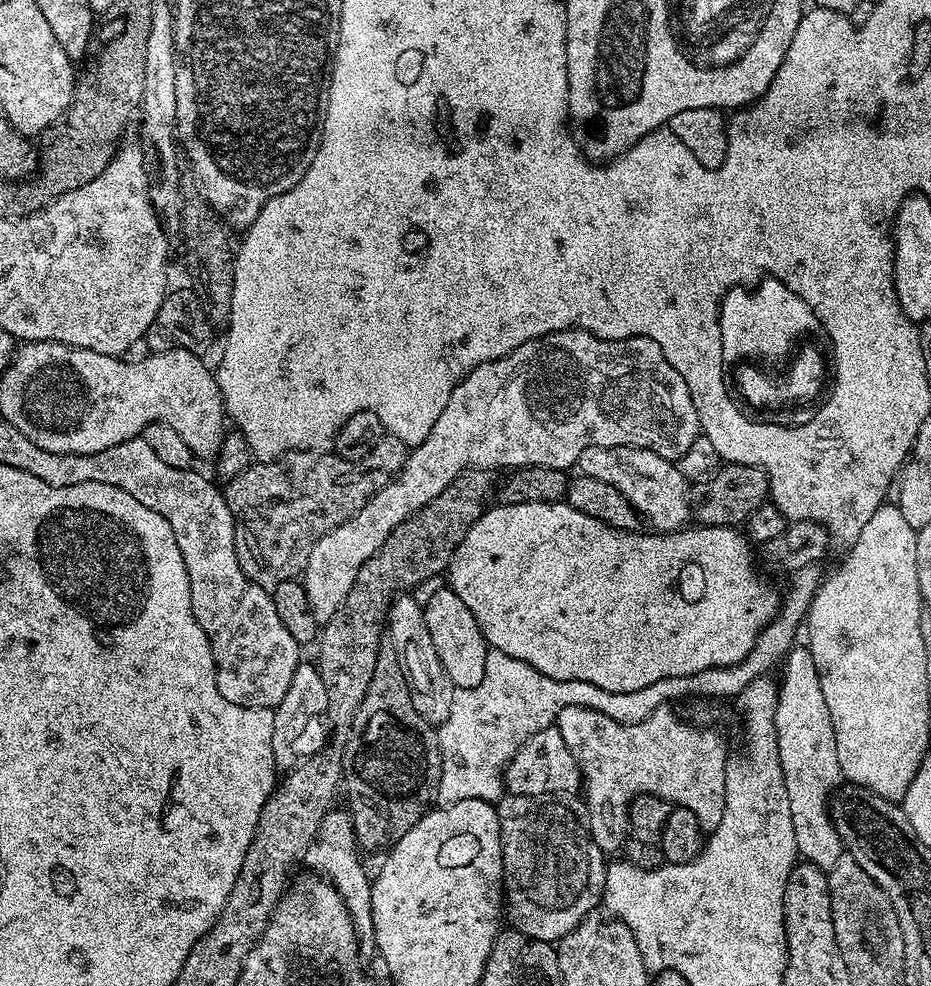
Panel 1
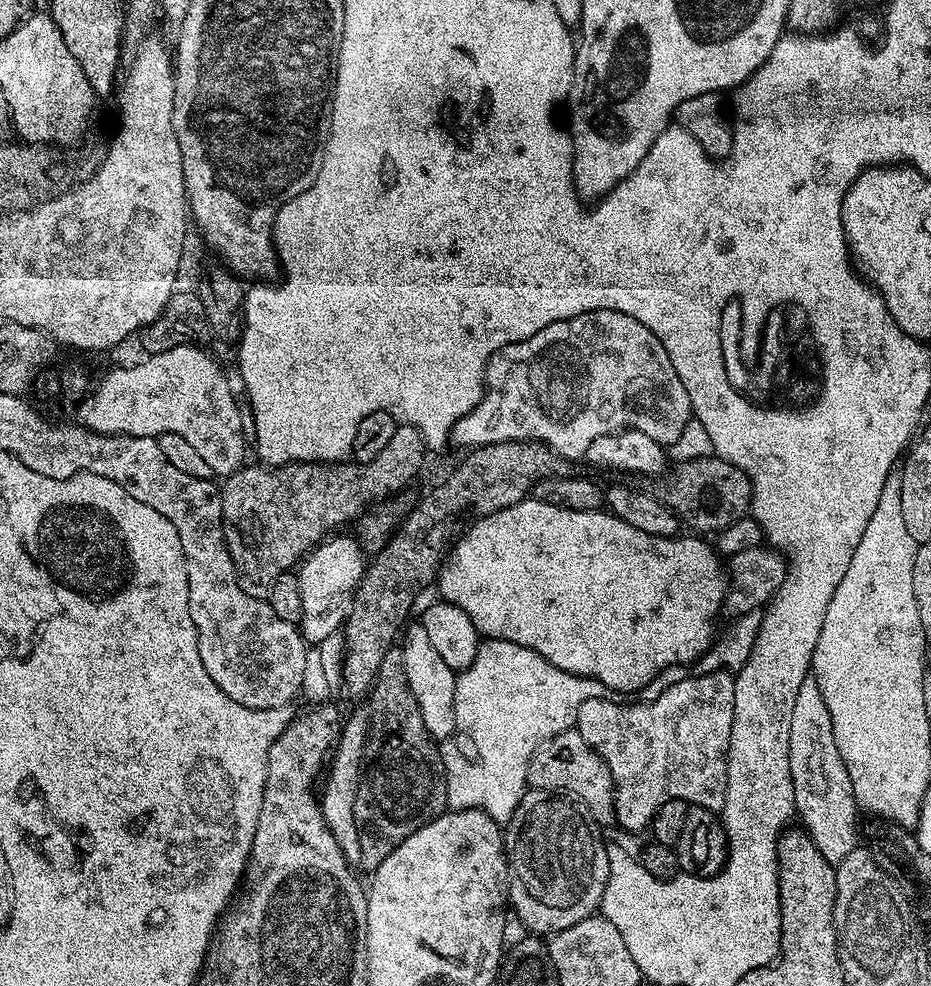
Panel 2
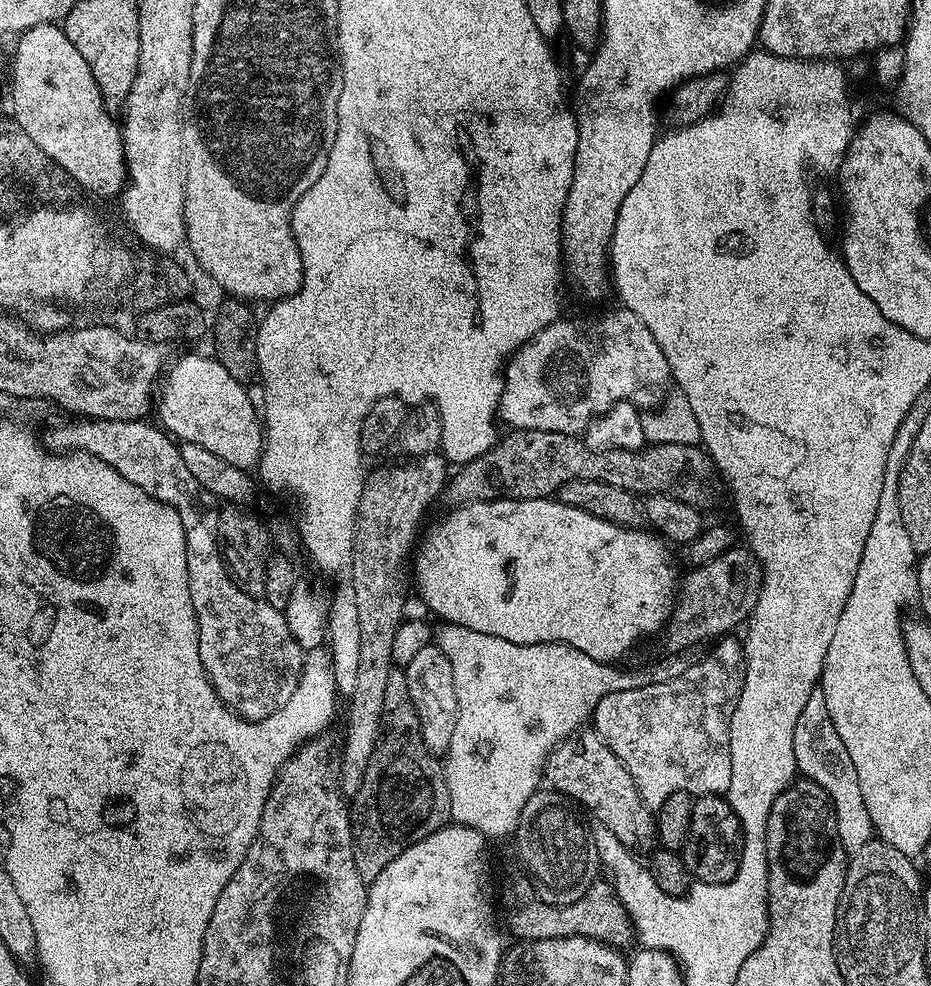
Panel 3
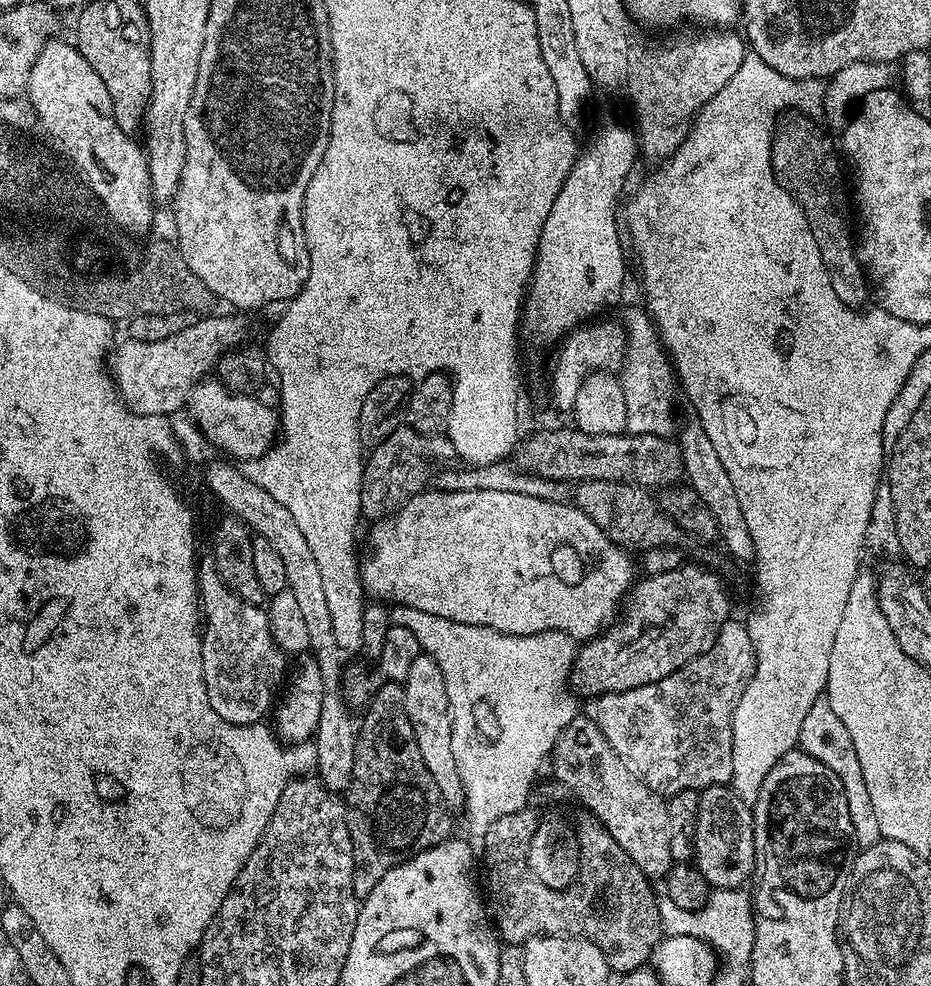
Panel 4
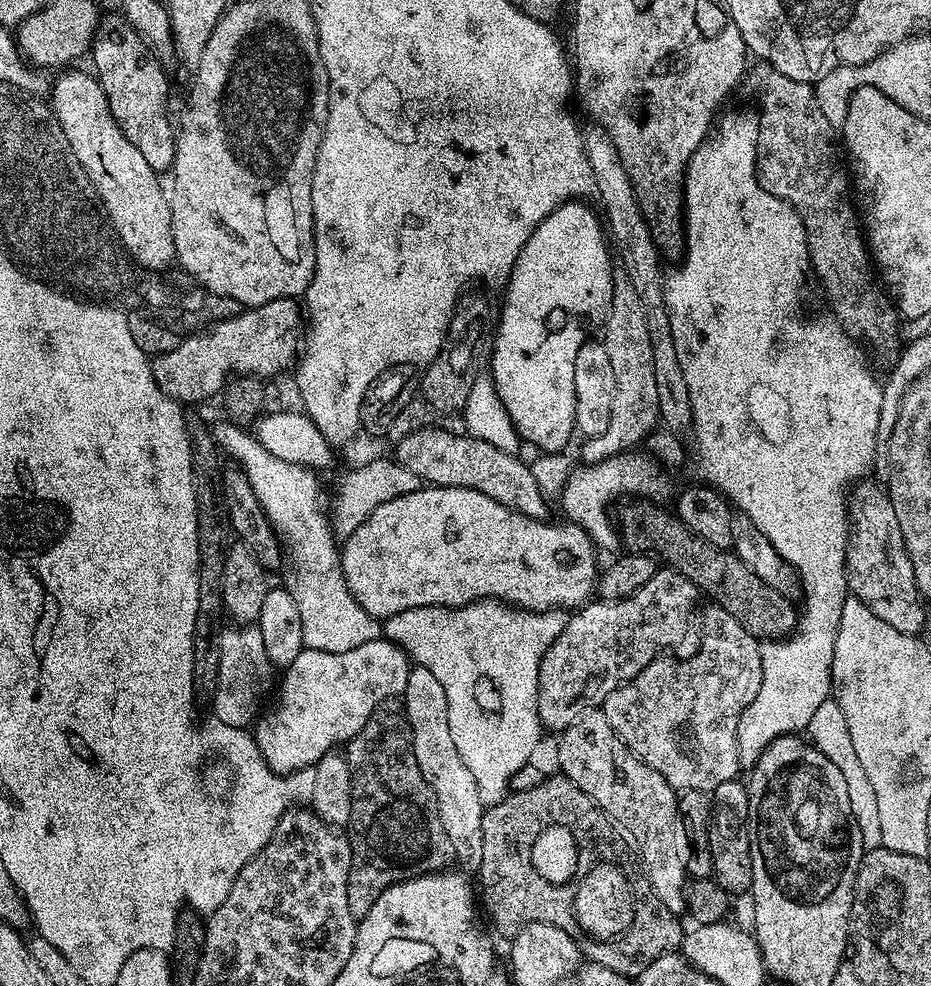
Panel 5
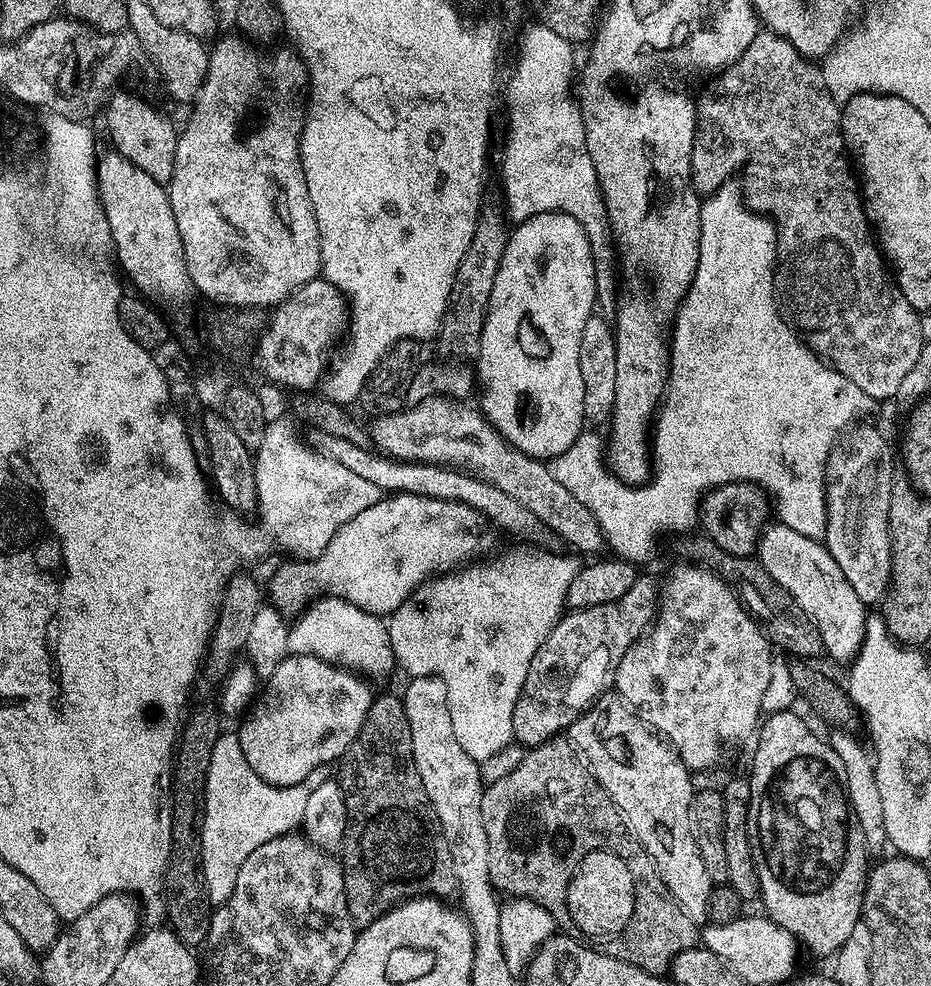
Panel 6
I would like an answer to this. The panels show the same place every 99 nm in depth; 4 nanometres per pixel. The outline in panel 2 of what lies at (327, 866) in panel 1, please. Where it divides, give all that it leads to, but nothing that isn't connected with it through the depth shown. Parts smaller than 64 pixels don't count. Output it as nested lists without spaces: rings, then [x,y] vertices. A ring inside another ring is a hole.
[[[361,708],[361,710],[352,713],[349,717],[348,715],[345,717],[332,752],[328,768],[330,774],[328,775],[327,773],[324,778],[326,786],[324,788],[322,786],[320,790],[321,808],[323,810],[323,818],[327,824],[327,828],[334,834],[335,841],[338,842],[339,848],[343,850],[344,857],[354,866],[359,865],[361,860],[361,847],[358,841],[357,822],[354,820],[354,804],[357,802],[358,786],[361,784],[363,770],[368,758],[368,738],[370,735],[371,721],[369,713],[365,709]]]

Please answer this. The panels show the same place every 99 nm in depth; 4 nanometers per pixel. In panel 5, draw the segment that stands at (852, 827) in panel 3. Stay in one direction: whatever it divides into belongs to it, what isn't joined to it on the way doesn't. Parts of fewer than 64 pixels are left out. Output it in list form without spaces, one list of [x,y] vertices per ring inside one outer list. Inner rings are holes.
[[[835,698],[824,700],[822,706],[814,710],[814,718],[810,718],[806,736],[842,773],[842,778],[846,781],[846,795],[850,798],[850,810],[854,814],[854,822],[858,822],[858,834],[862,834],[862,846],[866,850],[881,847],[882,829],[878,819],[878,801],[874,795],[874,786],[866,775],[866,769],[862,767],[858,750],[854,750],[854,741],[850,738],[850,730],[846,726],[846,714],[842,714],[842,706]]]

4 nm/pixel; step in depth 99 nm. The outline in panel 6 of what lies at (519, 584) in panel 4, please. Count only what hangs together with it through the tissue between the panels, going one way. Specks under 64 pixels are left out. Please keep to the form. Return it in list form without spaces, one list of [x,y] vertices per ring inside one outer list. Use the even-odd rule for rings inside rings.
[[[412,493],[385,495],[374,506],[366,506],[362,514],[354,514],[330,538],[330,546],[309,564],[284,564],[272,576],[271,603],[285,614],[299,614],[310,601],[323,595],[337,596],[358,610],[366,610],[381,618],[388,618],[412,596],[416,589],[437,574],[450,573],[475,561],[492,548],[489,525],[479,512],[458,501],[415,496]]]

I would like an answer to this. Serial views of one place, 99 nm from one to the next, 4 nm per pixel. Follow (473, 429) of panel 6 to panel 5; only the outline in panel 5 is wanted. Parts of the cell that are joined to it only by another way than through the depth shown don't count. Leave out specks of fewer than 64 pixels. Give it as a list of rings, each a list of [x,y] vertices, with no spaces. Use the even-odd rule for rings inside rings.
[[[420,427],[416,432],[395,441],[395,462],[410,470],[410,474],[418,474],[425,485],[478,490],[478,494],[486,494],[486,498],[502,502],[502,506],[511,512],[533,516],[535,520],[545,519],[549,515],[549,497],[539,488],[529,465],[519,455],[498,450],[490,446],[490,442],[482,442],[473,436],[455,436],[444,428],[436,427]]]

